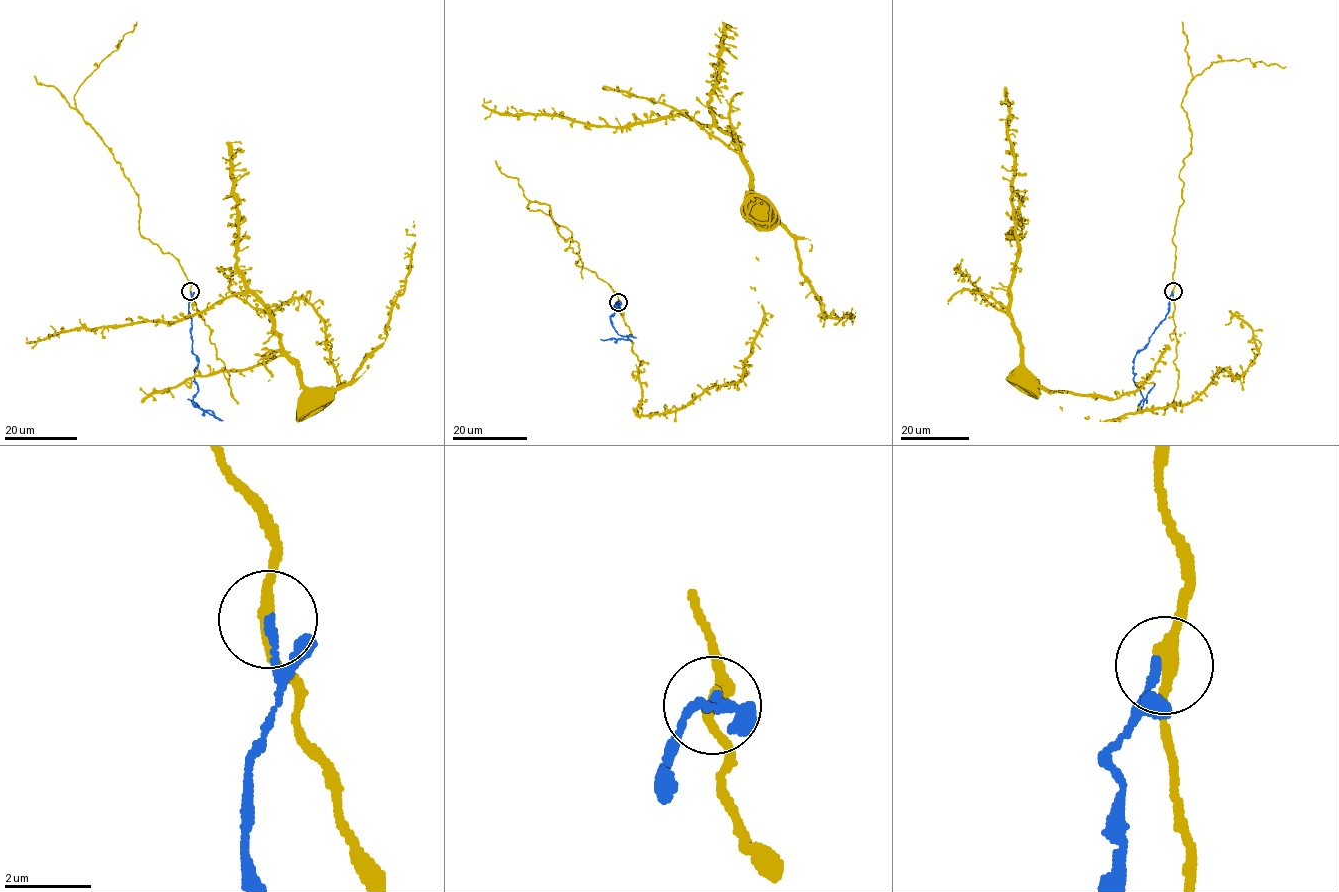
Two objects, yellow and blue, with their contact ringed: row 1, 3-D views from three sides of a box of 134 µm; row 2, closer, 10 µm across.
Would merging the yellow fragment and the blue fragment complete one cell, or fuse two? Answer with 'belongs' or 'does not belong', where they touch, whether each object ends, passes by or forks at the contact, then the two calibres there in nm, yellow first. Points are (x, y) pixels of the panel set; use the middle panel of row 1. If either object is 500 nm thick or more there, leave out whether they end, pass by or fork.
does not belong; at (618, 302); yellow passes by; blue ends there; 280 nm thick on the yellow side, 200 nm on the other

